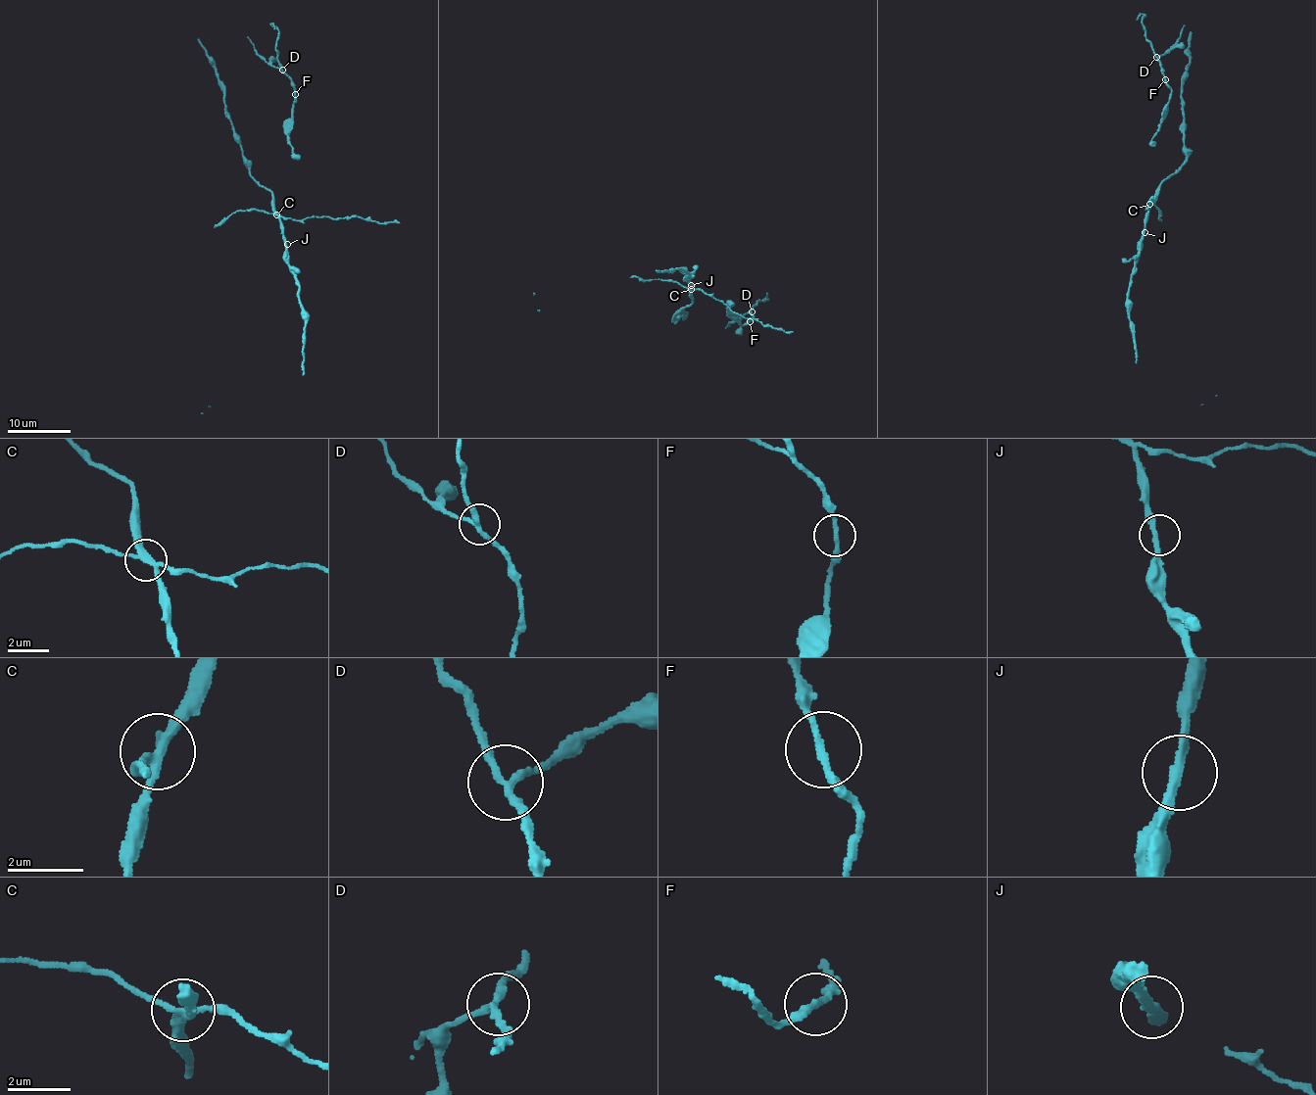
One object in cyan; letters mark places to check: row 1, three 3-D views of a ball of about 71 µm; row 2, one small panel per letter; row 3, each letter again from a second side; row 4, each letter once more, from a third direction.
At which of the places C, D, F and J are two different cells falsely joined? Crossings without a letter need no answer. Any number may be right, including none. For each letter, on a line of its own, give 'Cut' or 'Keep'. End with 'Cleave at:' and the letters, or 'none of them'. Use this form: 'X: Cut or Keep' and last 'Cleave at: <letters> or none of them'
C: Cut
D: Cut
F: Keep
J: Keep
Cleave at: C, D

